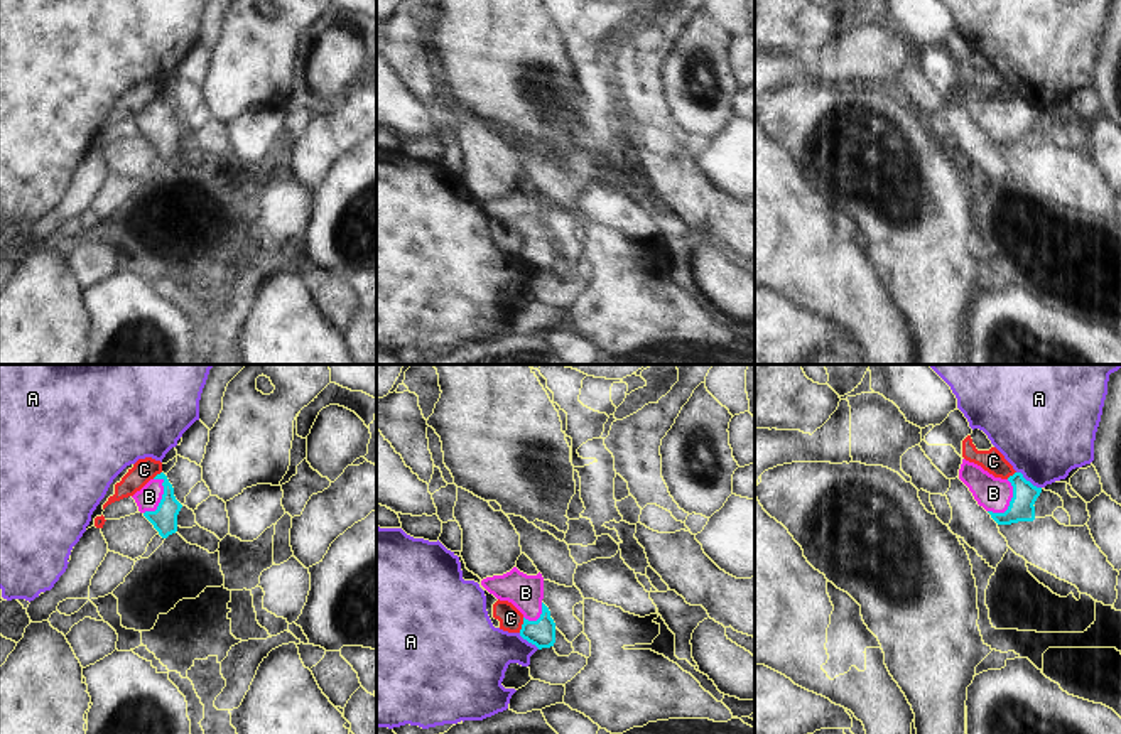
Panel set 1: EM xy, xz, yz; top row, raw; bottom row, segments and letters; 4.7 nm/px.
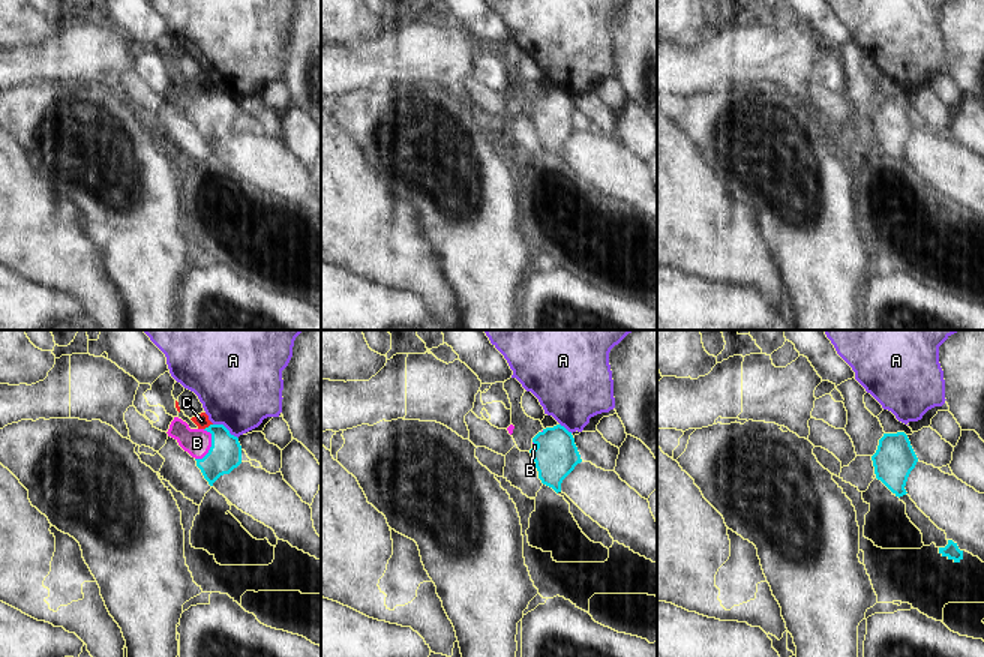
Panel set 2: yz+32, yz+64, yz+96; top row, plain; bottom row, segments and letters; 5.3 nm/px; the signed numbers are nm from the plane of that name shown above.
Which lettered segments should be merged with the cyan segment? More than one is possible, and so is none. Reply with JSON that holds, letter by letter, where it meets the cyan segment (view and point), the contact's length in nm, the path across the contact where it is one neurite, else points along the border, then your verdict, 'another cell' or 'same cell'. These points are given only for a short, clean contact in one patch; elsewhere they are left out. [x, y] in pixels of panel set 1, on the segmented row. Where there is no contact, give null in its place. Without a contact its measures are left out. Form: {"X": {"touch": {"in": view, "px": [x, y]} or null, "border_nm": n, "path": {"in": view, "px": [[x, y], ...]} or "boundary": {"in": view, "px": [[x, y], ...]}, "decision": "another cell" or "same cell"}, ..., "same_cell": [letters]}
{"A": {"touch": {"in": "yz", "px": [1028, 481]}, "border_nm": 150, "boundary": {"in": "yz", "px": [[1017, 471], [1040, 488]]}, "decision": "another cell"}, "B": {"touch": {"in": "xy", "px": [161, 500]}, "border_nm": 200, "path": {"in": "xy", "px": [[164, 518], [161, 500], [149, 496]]}, "decision": "same cell"}, "C": {"touch": {"in": "xz", "px": [522, 625]}, "border_nm": 80, "boundary": {"in": "xz", "px": [[524, 618], [519, 631]]}, "decision": "another cell"}, "same_cell": ["B"]}

